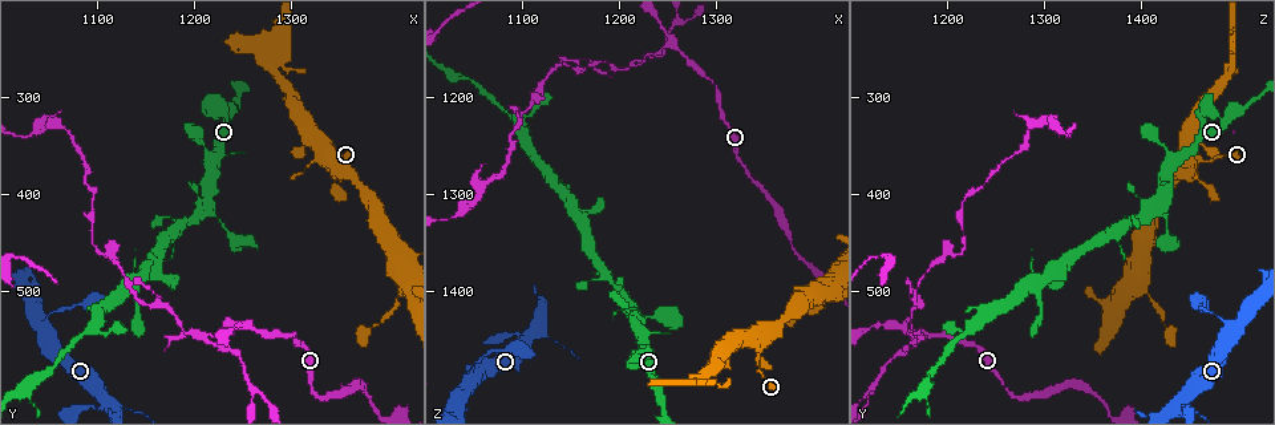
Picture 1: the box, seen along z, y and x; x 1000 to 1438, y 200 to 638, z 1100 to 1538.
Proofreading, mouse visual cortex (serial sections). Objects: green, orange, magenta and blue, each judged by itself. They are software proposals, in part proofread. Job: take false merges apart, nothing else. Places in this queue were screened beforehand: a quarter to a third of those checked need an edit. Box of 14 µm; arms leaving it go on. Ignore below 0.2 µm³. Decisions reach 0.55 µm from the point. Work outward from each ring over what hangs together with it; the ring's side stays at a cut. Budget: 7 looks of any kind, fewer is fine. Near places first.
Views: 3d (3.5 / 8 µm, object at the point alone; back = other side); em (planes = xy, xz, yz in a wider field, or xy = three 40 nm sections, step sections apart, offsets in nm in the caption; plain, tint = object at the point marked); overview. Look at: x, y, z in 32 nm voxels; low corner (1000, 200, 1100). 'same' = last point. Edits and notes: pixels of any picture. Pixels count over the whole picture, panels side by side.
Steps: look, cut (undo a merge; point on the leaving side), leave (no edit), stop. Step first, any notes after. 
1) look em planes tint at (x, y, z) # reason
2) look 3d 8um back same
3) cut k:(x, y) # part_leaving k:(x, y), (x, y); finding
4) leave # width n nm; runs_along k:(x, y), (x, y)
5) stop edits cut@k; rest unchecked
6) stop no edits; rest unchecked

look 3d 8um back at (1285, 275, 1490) # thick turns thin

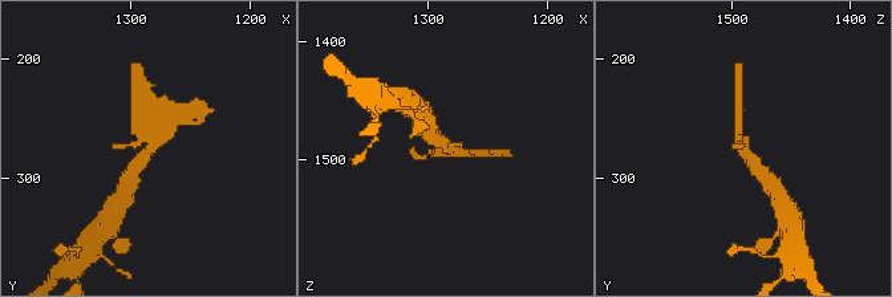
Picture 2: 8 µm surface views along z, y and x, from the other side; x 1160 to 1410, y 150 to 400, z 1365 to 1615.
look 3d 3.5um back at (1290, 278, 1488)

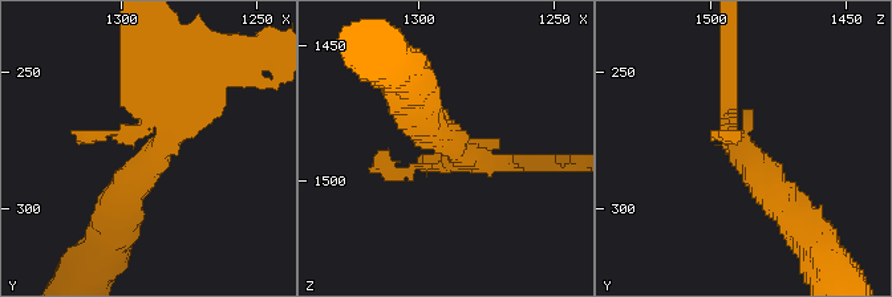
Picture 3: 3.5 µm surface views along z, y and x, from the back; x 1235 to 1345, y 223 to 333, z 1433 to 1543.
look em xy step 2 tint at (1287, 278, 1489)

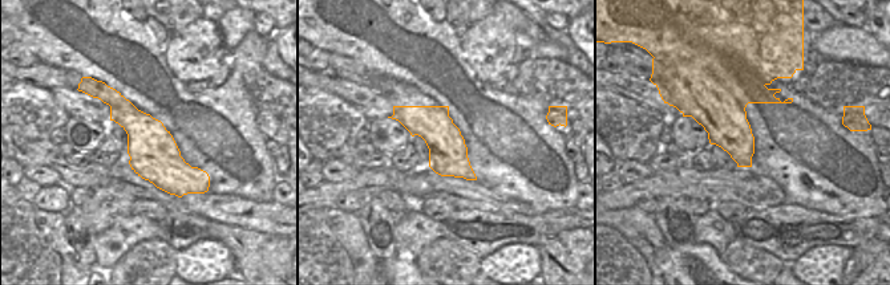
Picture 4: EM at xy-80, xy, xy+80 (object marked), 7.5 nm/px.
cut 3:(730, 78) # part_leaving 3:(729, 126), (729, 36); two cells meet here

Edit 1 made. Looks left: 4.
look overview

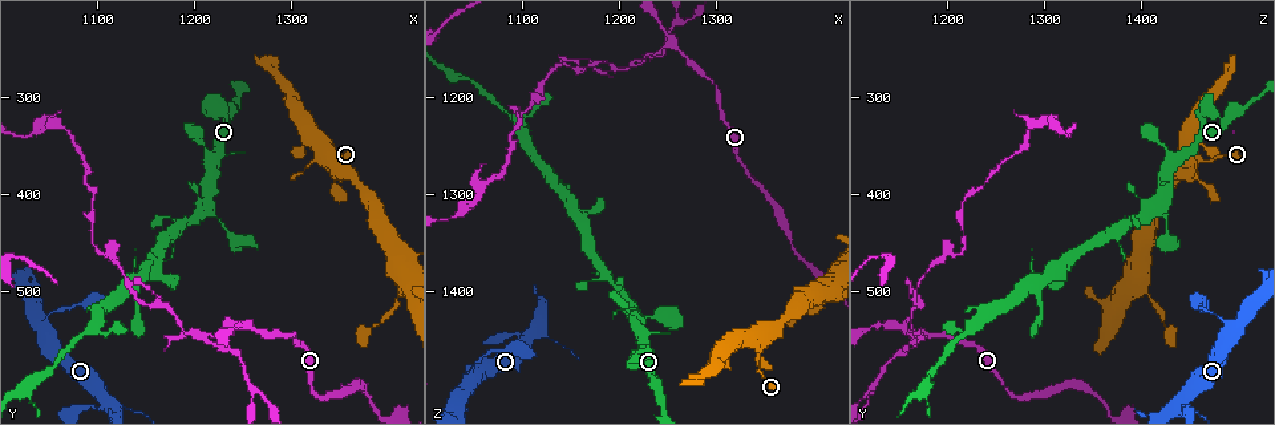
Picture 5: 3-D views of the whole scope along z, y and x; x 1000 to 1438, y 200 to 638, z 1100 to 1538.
look 3d 3.5um back at (1220, 545, 1165)

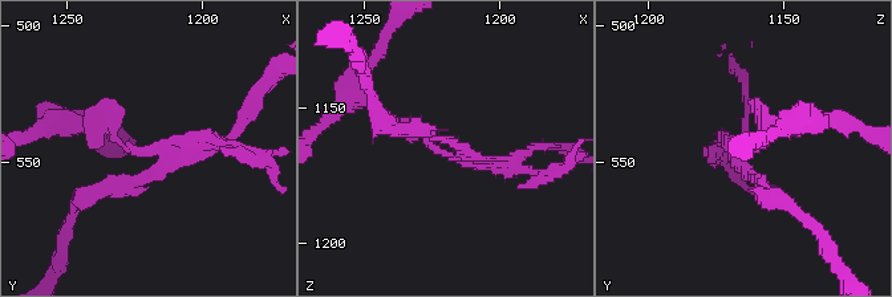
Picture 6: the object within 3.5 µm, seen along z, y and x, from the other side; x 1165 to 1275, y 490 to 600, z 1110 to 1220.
look em xy step 5 tint at (1220, 545, 1166) # arms 3; arm_widths 150, 150, 200 nm; need the tissue

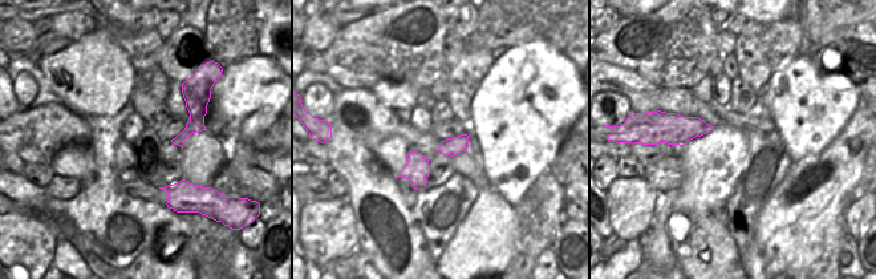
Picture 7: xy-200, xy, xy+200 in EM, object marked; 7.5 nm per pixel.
cut 6:(126, 186) # border 7:(662, 132), (696, 132), (698, 134); a second cell is stuck on

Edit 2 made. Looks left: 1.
stop edits cut@3, cut@6; rest unchecked

